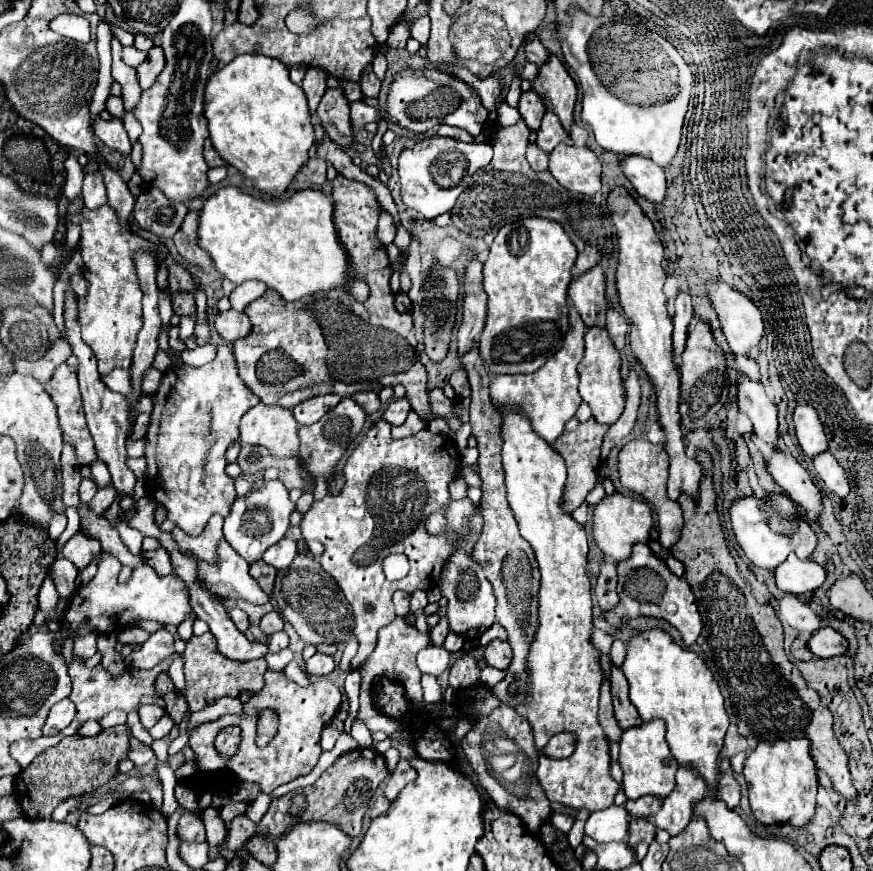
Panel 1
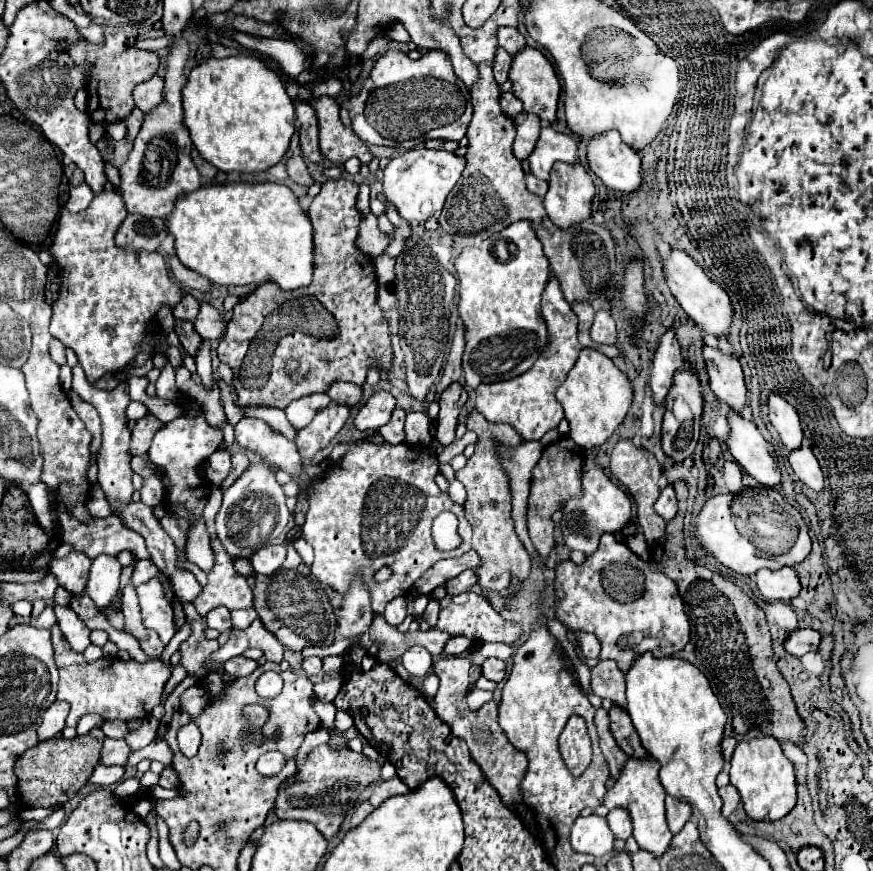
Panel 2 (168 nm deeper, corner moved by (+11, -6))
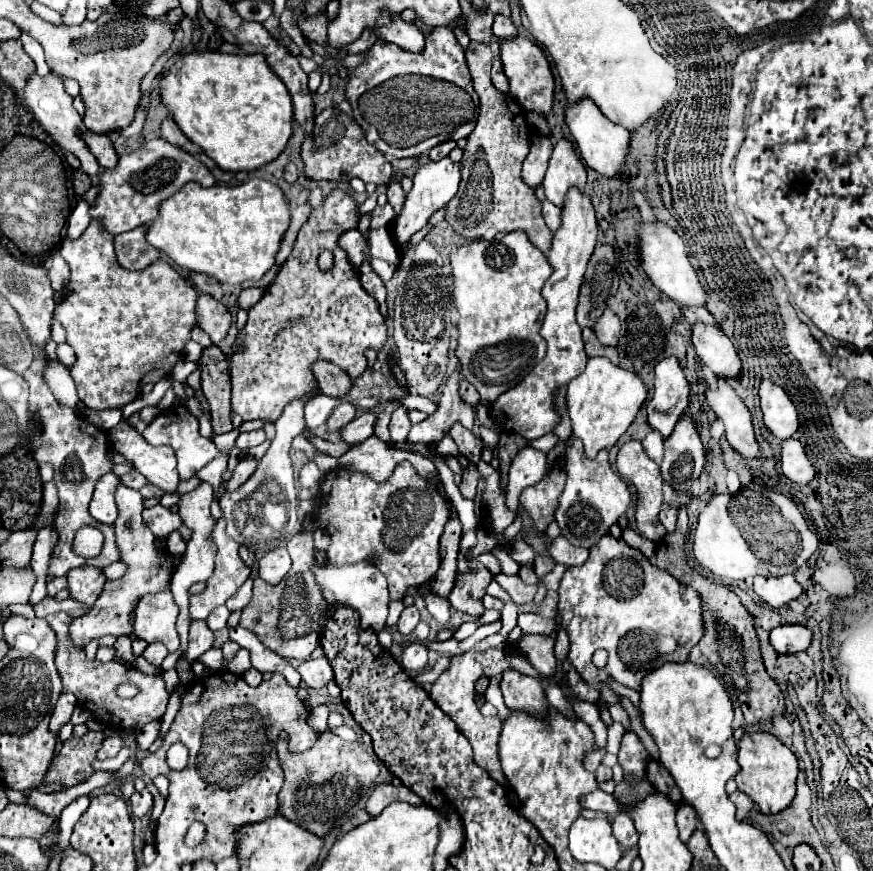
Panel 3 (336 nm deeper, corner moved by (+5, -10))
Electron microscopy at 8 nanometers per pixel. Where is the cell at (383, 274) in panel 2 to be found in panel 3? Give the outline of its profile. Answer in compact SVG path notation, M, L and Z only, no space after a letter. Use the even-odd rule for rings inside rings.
M388 227L370 229L370 255L384 259L388 263L394 263L394 265L400 261L400 253L396 249L396 243Z

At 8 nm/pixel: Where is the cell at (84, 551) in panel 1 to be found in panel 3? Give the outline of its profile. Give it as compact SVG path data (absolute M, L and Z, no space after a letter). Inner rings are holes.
M92 565L76 567L66 577L68 577L70 597L80 603L86 603L86 605L94 605L94 601L98 599L98 595L104 589L104 583L106 583L104 573Z

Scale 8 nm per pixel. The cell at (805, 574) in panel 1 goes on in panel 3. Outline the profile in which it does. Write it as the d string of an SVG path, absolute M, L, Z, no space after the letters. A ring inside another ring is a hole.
M782 575L782 577L754 577L754 591L756 595L766 601L772 607L788 605L790 601L798 599L802 595L800 583L794 579L794 575Z

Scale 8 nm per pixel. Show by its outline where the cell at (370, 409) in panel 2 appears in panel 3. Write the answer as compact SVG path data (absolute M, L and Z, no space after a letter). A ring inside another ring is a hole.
M366 411L360 417L356 417L354 421L350 421L344 431L342 431L342 439L350 445L358 445L362 441L366 441L372 433L374 433L374 425L378 421L376 411Z

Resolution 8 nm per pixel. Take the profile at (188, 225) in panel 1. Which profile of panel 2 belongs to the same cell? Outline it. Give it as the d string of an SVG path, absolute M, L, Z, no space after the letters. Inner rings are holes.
M176 257L170 259L170 269L174 273L174 279L184 287L184 289L198 289L202 293L206 293L210 289L210 281L204 279L202 275L196 275L194 271L190 271L188 267L180 265L180 261Z

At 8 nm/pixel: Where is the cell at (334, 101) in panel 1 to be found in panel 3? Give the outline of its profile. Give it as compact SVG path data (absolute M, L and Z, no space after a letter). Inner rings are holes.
M328 107L316 117L316 127L312 131L310 147L308 137L302 143L302 161L306 167L306 177L310 179L328 179L328 181L350 181L352 177L360 177L364 183L376 183L386 185L388 203L398 213L404 203L404 191L400 183L392 177L392 165L386 161L386 157L370 143L366 143L362 127L342 113L338 107Z

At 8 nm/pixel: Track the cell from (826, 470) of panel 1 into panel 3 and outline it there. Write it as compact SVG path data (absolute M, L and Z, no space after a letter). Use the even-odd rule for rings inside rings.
M788 439L782 443L780 465L782 465L782 473L798 485L808 485L816 477L812 461L808 459L802 443L796 439Z

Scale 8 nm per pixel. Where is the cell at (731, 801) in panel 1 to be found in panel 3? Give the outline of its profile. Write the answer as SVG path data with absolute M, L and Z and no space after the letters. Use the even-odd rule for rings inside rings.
M734 791L734 793L730 795L730 801L736 805L736 817L738 817L740 821L746 819L746 815L750 813L750 809L754 807L754 803L750 801L750 797L744 795L742 791Z

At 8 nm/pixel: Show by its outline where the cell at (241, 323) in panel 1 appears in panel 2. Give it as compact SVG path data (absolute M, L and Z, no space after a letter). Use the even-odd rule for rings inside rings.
M200 301L200 313L194 321L194 329L200 333L202 339L214 341L226 331L226 323L222 321L220 313L208 301Z

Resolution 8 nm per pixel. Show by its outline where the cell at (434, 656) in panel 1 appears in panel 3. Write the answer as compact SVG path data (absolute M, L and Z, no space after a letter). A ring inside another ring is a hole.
M412 643L402 653L402 667L406 671L424 671L428 665L428 649L424 643Z

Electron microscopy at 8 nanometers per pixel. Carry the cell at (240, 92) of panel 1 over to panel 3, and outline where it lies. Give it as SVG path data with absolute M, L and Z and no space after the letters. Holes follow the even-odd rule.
M188 53L168 71L160 87L162 103L182 133L222 171L254 171L274 161L292 137L292 99L264 55Z

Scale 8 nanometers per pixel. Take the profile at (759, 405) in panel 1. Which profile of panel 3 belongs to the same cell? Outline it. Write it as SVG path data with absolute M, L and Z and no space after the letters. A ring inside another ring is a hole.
M710 325L692 327L692 343L700 363L706 365L716 377L726 381L736 381L742 375L742 361L732 345L732 341L718 329Z

